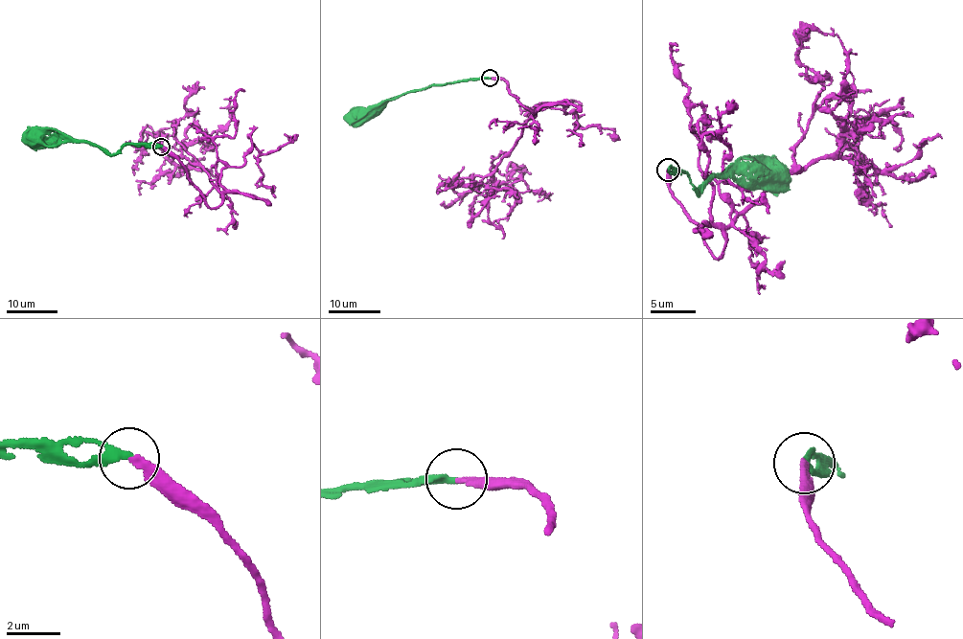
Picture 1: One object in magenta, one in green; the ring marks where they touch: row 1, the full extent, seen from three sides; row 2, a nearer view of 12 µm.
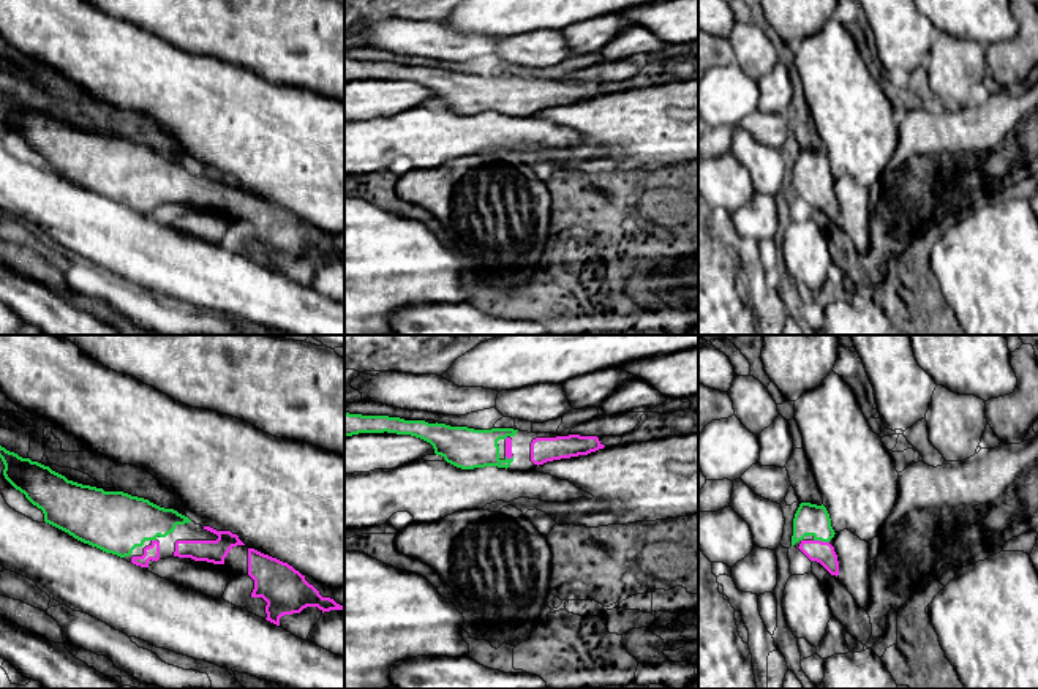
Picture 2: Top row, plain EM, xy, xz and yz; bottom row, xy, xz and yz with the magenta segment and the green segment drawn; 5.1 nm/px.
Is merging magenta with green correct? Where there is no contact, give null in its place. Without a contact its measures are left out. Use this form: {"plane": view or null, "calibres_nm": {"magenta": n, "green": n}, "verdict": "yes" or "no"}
{"plane": "yz", "calibres_nm": {"magenta": 110, "green": 160}, "verdict": "yes"}

